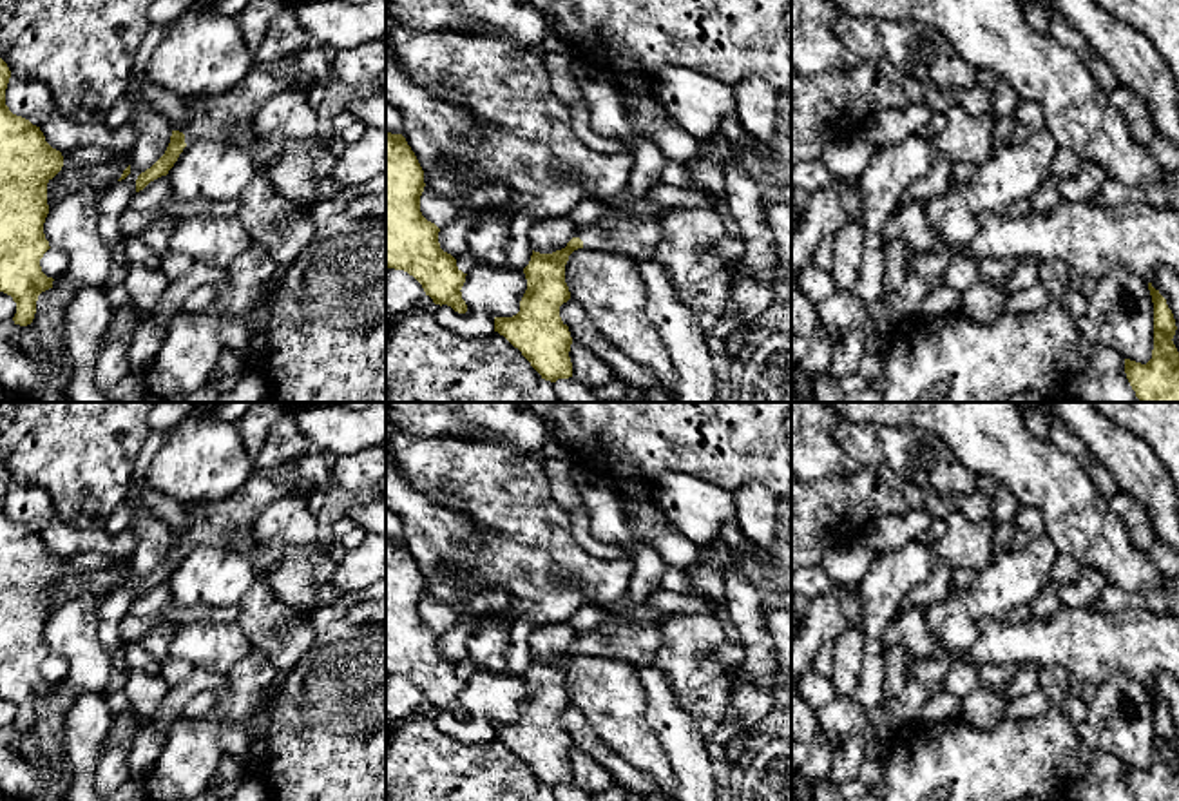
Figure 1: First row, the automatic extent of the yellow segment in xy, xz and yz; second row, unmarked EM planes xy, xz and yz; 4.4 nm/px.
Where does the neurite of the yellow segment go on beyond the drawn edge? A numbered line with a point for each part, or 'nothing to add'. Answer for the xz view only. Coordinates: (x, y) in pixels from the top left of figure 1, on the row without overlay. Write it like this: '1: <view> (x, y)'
1: xz (638, 644)

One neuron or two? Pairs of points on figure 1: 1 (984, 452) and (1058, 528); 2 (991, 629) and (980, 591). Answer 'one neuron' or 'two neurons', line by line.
1: one neuron
2: two neurons

